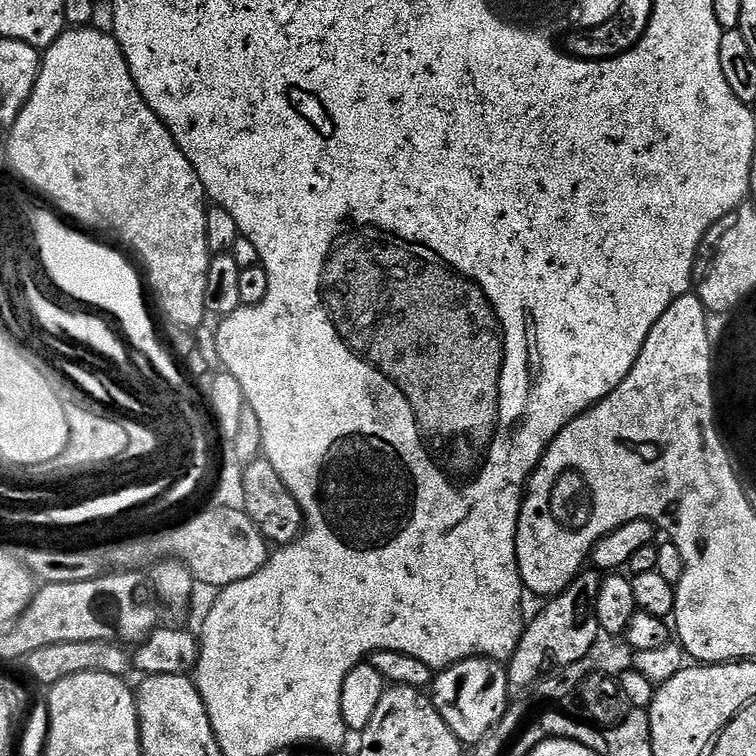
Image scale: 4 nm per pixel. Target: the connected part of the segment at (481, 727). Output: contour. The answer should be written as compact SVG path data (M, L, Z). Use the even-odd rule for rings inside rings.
M475 656L437 671L430 685L430 695L438 714L442 714L442 722L450 726L450 730L460 739L461 745L475 746L482 738L486 738L488 731L504 717L504 712L508 709L510 703L508 669L501 661Z

